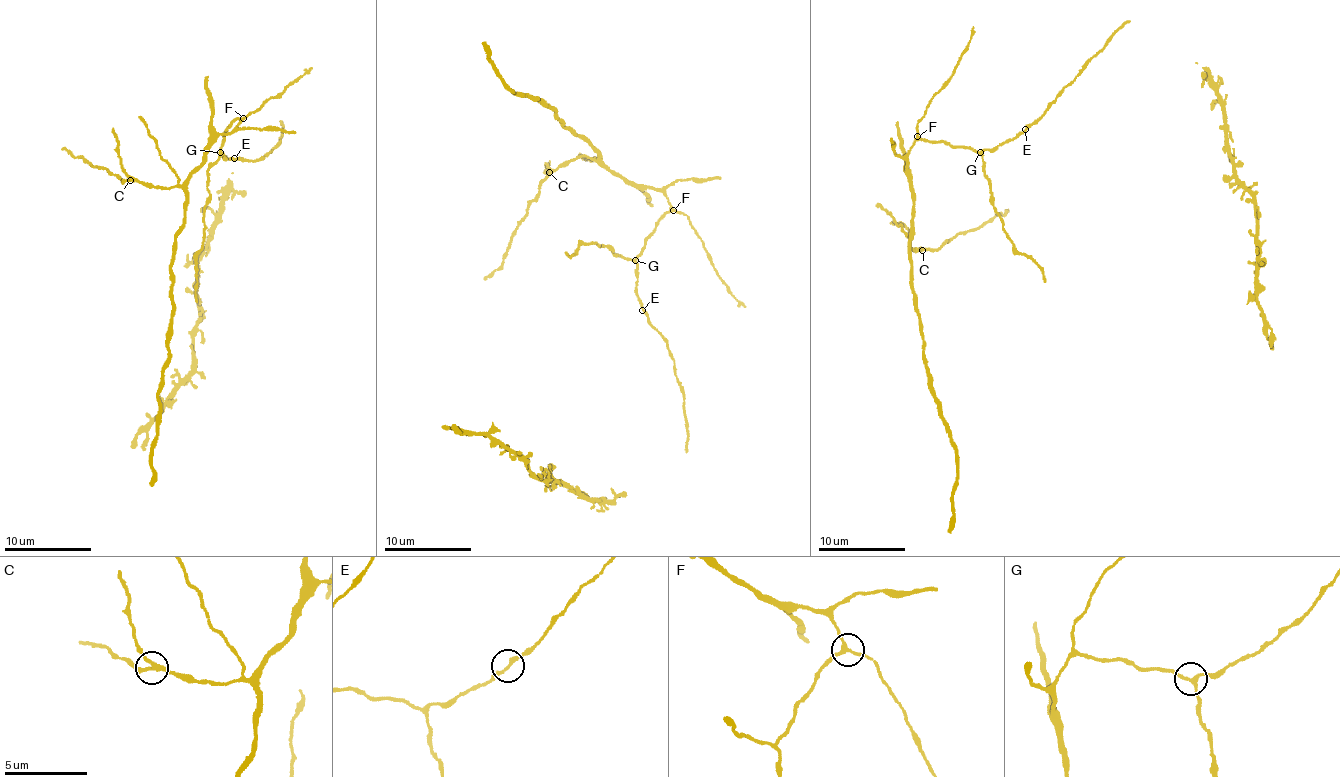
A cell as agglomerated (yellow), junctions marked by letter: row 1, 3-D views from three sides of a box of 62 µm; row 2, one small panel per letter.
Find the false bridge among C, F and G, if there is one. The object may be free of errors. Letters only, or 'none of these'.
none of these

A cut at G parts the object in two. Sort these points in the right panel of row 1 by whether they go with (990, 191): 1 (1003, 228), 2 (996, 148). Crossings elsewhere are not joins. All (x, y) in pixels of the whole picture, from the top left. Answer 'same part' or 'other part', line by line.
1: same part
2: same part

